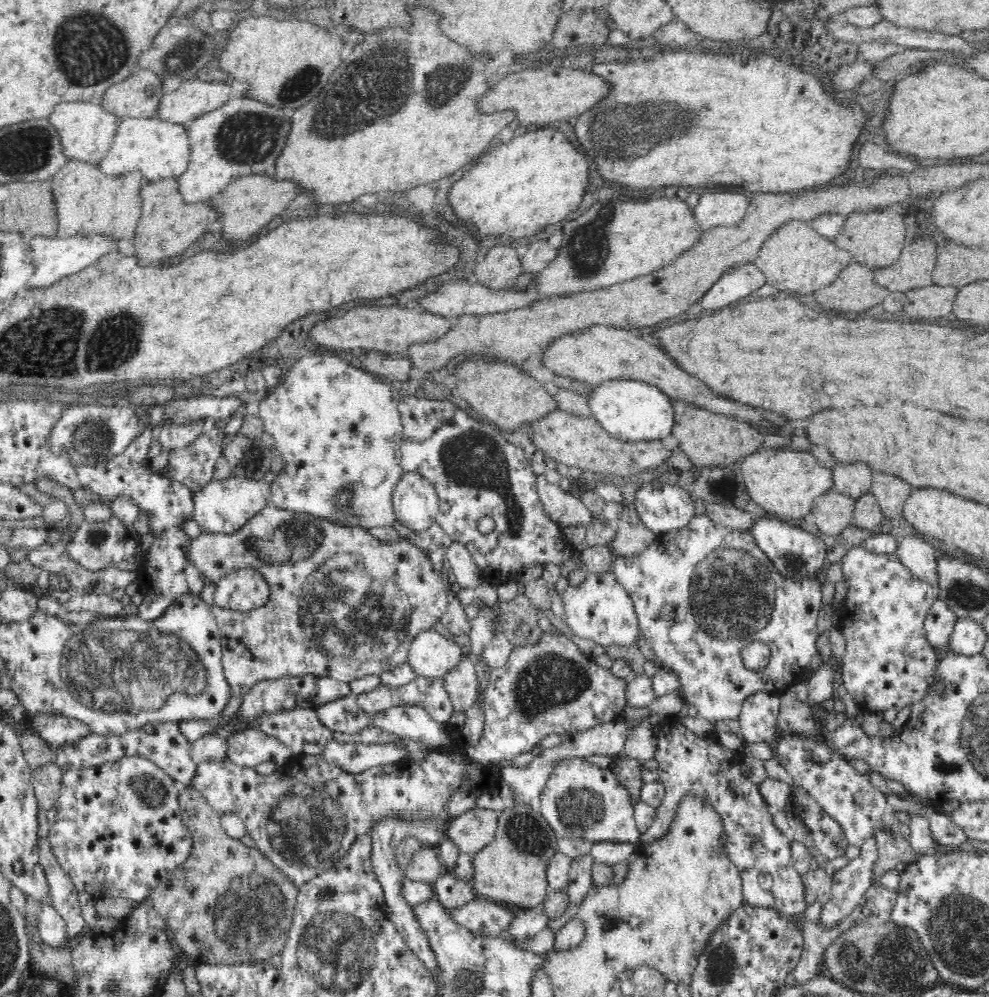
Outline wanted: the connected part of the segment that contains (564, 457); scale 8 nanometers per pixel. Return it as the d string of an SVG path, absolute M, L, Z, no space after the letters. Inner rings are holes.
M553 410L536 420L531 420L526 430L532 444L540 452L544 452L562 464L575 466L576 472L583 470L601 472L611 479L618 478L619 480L621 477L644 473L648 468L658 466L670 455L659 440L622 441L604 430L604 427L596 422L596 417L592 420L580 418L564 410Z

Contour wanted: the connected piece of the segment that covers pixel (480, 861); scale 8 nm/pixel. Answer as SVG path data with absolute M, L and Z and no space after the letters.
M511 804L499 814L497 840L475 856L474 887L480 898L531 909L547 899L546 868L556 852L557 837L534 805Z

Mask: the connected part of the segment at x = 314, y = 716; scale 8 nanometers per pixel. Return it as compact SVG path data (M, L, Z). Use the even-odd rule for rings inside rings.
M300 708L270 714L258 722L268 735L279 738L292 753L320 754L327 742L336 734L320 718L318 709Z

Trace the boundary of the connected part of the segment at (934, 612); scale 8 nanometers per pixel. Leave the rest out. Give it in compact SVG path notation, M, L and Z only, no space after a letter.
M936 600L926 613L924 635L930 646L942 652L954 630L957 617L941 601Z

